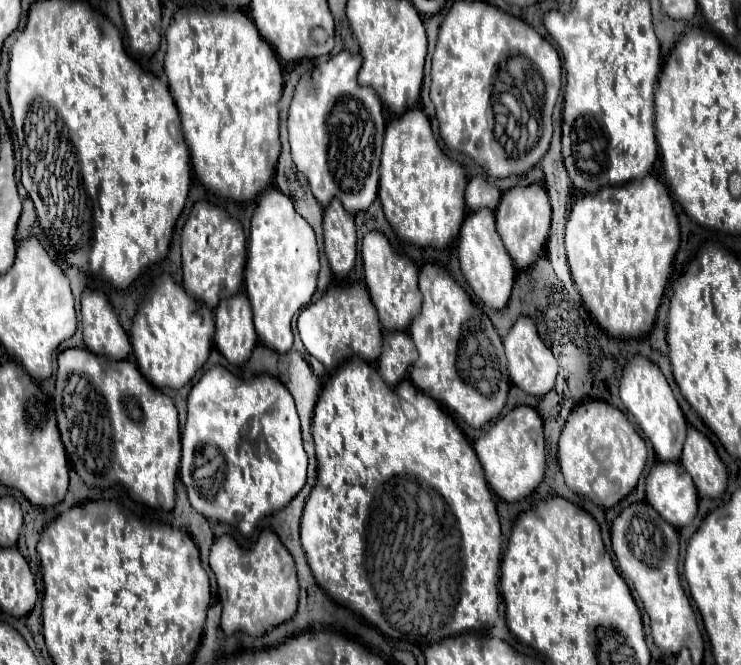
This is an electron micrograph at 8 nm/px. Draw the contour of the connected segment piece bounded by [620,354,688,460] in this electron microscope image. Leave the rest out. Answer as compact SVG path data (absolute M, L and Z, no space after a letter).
M636 354L622 372L620 378L620 398L626 406L626 410L634 416L640 430L648 436L652 442L658 460L678 460L682 454L682 442L686 440L686 418L674 398L674 392L670 384L666 382L666 376L662 374L660 366L654 364L650 358Z

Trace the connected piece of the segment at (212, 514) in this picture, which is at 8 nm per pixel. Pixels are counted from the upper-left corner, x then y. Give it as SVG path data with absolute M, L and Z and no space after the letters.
M224 366L210 368L188 396L188 418L182 432L180 478L188 490L190 504L208 520L228 522L248 536L266 514L282 510L306 482L308 458L302 446L300 418L290 392L270 374L242 380Z

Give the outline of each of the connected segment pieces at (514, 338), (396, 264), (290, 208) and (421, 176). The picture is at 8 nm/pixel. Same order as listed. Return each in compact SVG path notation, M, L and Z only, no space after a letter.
M520 316L508 336L504 338L504 350L506 350L506 360L508 360L508 374L510 380L522 388L526 394L532 396L544 396L550 392L556 384L556 374L558 374L558 362L554 354L544 346L542 338L538 336L536 324L528 316Z
M372 230L362 240L362 260L364 260L364 282L372 294L374 306L378 310L380 322L386 330L402 330L406 332L410 322L420 310L420 290L418 290L418 268L410 260L410 256L400 254L392 248L390 240L380 232Z
M278 188L264 190L252 214L248 264L244 276L246 296L250 298L254 326L262 344L278 352L288 352L292 348L292 318L310 304L310 298L316 292L318 270L318 246L310 224L296 212L290 198Z
M420 106L388 122L378 198L390 226L402 240L416 246L446 248L458 236L466 214L464 190L464 168L442 152L434 138L430 118Z

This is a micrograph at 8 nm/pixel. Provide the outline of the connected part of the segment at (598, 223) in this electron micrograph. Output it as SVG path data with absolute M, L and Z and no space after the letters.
M648 174L644 180L630 182L626 186L606 186L594 194L578 194L572 200L566 222L566 252L570 272L588 312L608 334L616 338L650 332L678 246L680 226L674 212L674 202L666 186L654 174Z

